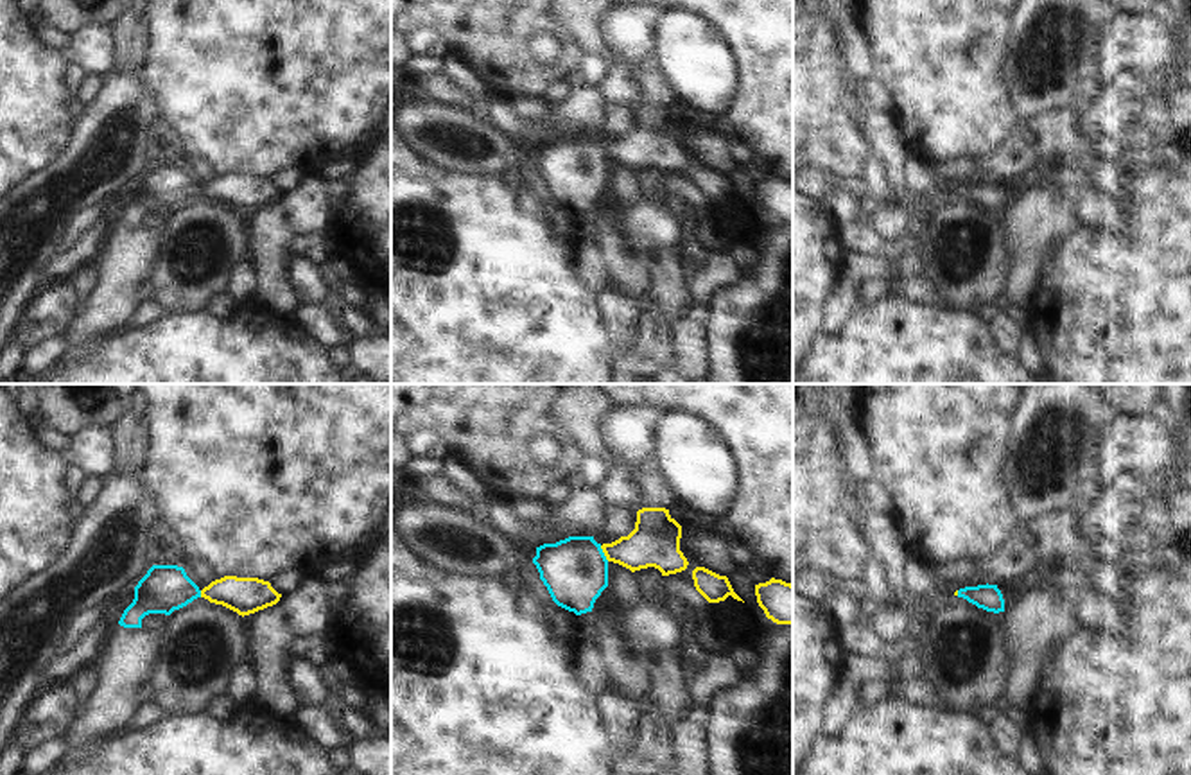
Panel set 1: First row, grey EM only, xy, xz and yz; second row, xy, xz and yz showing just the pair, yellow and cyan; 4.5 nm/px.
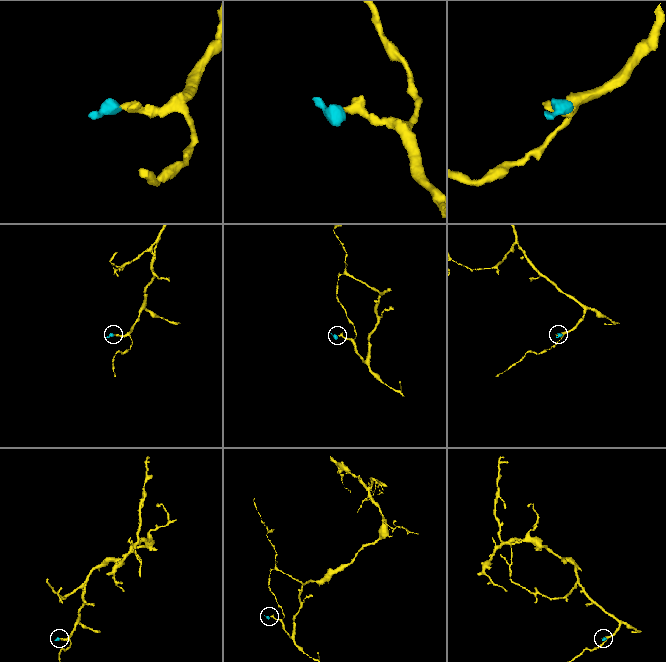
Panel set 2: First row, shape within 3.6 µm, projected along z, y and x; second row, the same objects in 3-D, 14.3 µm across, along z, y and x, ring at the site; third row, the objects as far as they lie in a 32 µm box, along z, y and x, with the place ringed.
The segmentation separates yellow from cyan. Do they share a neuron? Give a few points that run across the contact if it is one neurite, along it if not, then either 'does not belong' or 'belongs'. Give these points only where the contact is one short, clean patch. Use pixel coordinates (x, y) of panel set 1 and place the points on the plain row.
line xz (655, 140), (637, 149), (603, 149), (574, 169); belongs

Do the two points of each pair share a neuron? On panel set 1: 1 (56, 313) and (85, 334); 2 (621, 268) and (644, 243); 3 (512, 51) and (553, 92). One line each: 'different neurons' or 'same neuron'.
1: different neurons
2: different neurons
3: different neurons

